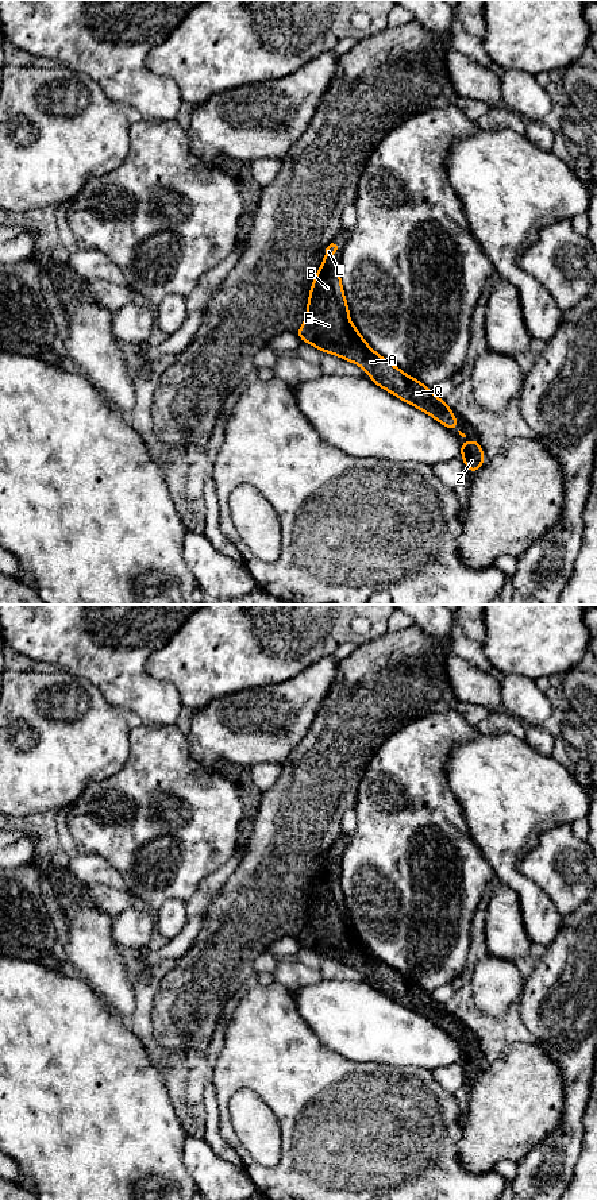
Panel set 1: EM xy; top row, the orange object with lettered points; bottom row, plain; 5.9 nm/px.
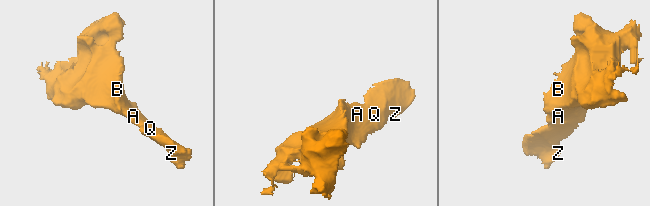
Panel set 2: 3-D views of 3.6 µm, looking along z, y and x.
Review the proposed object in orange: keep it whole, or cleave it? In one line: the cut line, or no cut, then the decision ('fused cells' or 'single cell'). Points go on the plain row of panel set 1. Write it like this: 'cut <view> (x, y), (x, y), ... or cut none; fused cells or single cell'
cut none; single cell

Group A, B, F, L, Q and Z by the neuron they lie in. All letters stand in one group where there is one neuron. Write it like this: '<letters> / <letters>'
A B F L Q Z

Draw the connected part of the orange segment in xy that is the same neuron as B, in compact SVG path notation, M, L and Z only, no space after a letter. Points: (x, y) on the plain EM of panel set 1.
M334 848L326 853L309 895L305 926L294 935L300 945L361 971L377 991L430 1019L450 1035L458 1035L457 1022L446 1006L377 958L351 927L340 887L340 867L330 863L336 854Z

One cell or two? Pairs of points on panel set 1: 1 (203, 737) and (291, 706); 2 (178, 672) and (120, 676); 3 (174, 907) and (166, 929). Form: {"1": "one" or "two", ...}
{"1": "one", "2": "two", "3": "one"}

